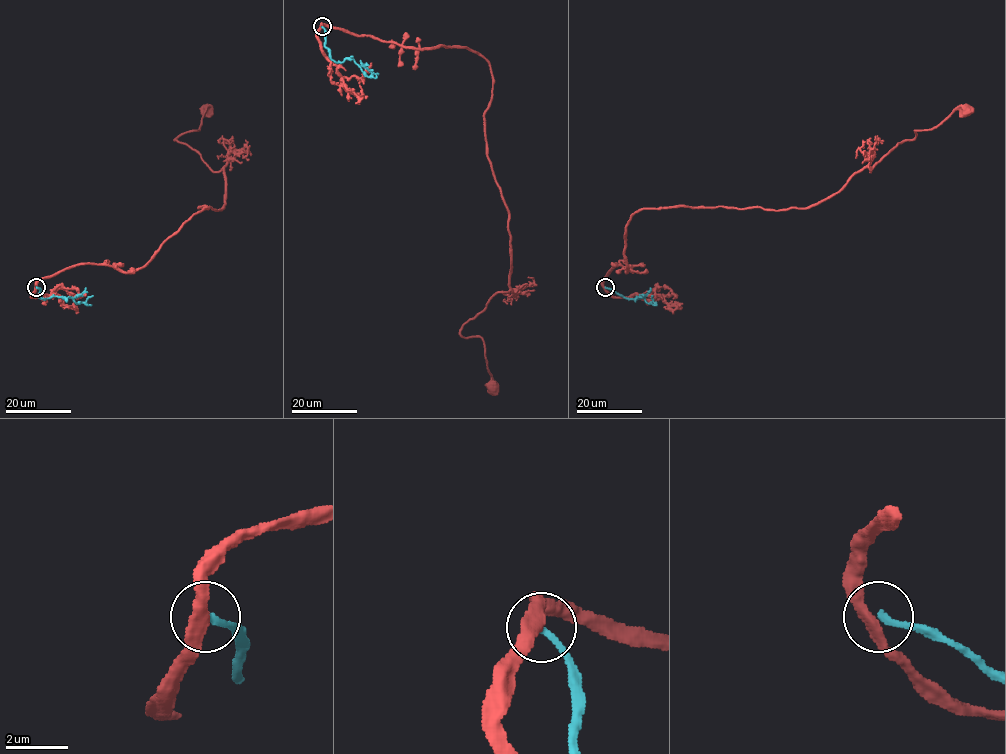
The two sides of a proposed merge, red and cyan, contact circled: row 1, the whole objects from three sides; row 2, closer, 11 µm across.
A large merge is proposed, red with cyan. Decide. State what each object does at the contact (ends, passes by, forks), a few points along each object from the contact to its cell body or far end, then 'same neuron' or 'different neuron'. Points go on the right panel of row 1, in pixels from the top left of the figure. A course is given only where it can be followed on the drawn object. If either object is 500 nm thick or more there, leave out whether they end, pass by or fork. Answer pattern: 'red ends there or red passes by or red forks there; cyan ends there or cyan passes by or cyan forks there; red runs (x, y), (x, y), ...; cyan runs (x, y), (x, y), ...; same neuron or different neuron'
red passes by; cyan ends there; red runs (604, 287), (615, 263), (627, 271), (626, 225), (643, 209), (809, 208), (915, 131), (967, 111); cyan runs (604, 287), (627, 298), (640, 296), (637, 297), (649, 303), (655, 303), (653, 295); different neuron

